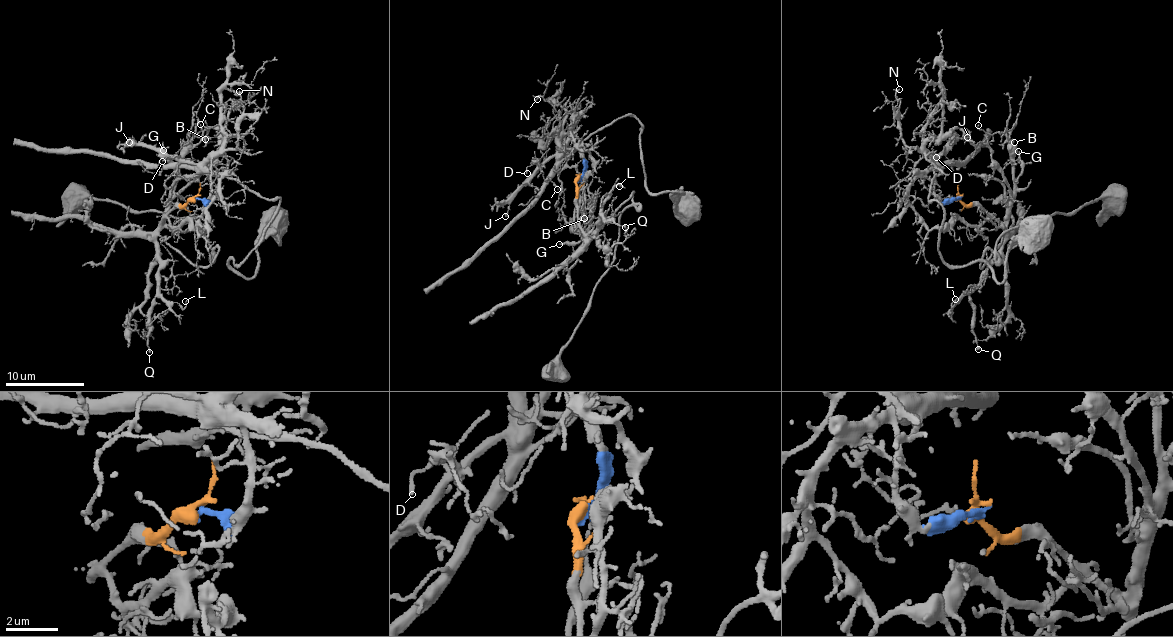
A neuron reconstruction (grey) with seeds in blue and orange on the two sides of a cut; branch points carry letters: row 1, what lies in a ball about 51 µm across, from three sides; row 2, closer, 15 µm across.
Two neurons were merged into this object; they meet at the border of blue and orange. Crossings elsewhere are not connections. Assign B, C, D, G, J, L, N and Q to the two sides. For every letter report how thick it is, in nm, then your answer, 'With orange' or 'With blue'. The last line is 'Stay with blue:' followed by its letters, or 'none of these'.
B: Thickness 90 nm. With orange
C: Thickness 100 nm. With orange
D: Thickness 110 nm. With blue
G: Thickness 150 nm. With orange
J: Thickness 130 nm. With blue
L: Thickness 100 nm. With orange
N: Thickness 150 nm. With blue
Q: Thickness 170 nm. With orange
Stay with blue: D, J, N

